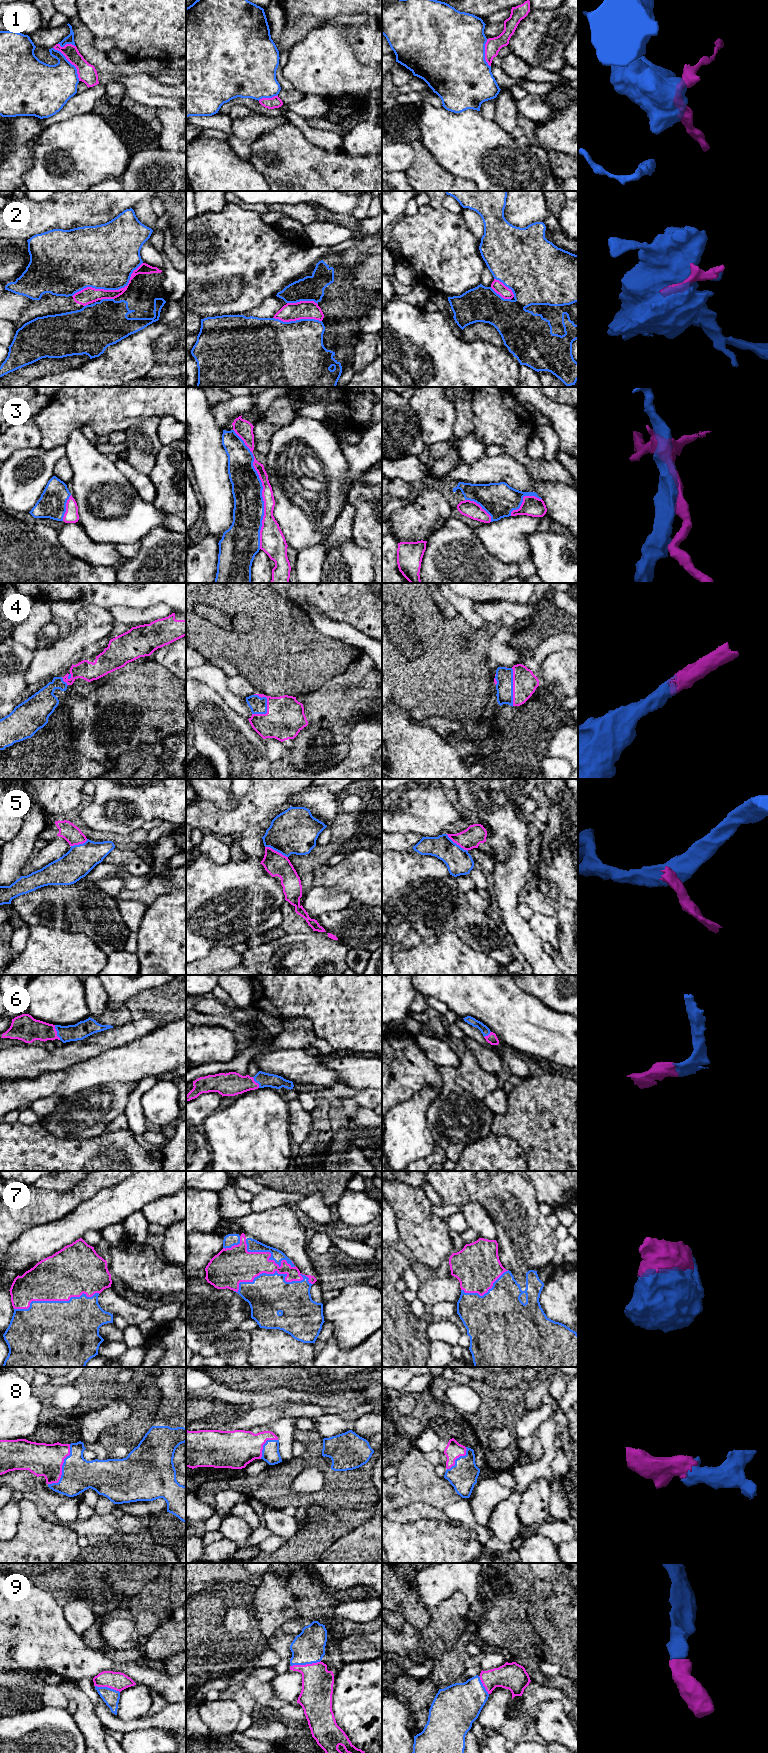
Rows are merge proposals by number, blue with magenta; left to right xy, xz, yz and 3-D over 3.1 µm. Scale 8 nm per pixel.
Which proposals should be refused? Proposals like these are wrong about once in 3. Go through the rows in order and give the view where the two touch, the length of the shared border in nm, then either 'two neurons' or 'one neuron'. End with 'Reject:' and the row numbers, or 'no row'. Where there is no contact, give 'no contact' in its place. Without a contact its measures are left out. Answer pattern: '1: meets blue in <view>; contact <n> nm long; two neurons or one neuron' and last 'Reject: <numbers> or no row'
1: meets blue in xy; contact 340 nm long; two neurons
2: meets blue in xy; contact 650 nm long; two neurons
3: meets blue in xz; contact 1000 nm long; two neurons
4: meets blue in xz; contact 190 nm long; one neuron
5: meets blue in xz; contact 200 nm long; two neurons
6: meets blue in xy; contact 130 nm long; one neuron
7: meets blue in xz; contact 650 nm long; one neuron
8: meets blue in xy; contact 380 nm long; one neuron
9: meets blue in xz; contact 240 nm long; one neuron
Reject: 1, 2, 3, 5

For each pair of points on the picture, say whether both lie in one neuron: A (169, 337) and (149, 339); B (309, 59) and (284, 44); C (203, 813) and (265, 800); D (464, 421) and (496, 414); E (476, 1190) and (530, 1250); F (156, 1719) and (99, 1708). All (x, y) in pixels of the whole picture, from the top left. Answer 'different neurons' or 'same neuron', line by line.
A: different neurons
B: different neurons
C: same neuron
D: different neurons
E: same neuron
F: same neuron

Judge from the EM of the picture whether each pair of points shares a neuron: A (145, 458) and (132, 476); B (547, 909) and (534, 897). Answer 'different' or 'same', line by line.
A: different
B: same

